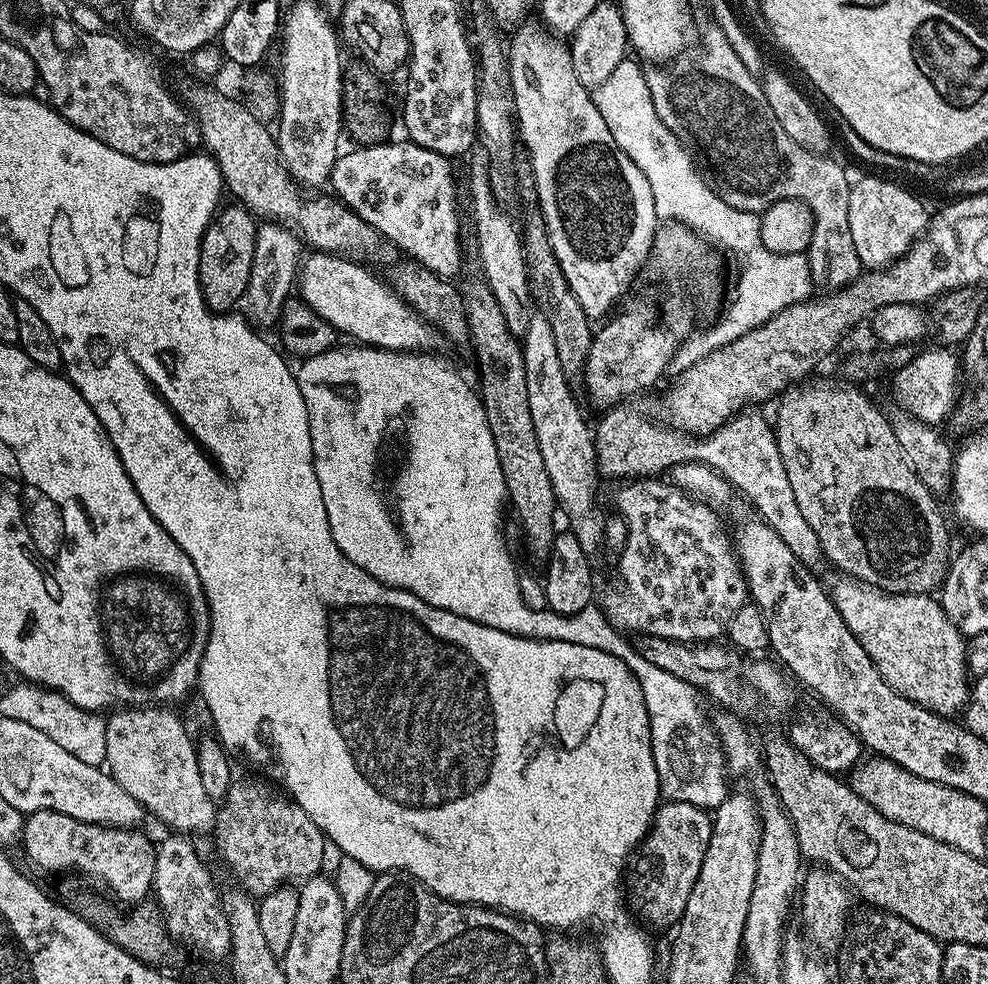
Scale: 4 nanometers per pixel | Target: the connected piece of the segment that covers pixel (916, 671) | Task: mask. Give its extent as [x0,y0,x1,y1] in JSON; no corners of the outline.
[830,578,970,718]

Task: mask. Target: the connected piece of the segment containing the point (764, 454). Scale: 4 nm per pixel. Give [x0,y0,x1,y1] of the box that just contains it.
[595,402,826,573]

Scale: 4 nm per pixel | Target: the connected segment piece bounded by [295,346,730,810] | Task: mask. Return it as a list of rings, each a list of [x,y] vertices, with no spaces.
[[[337,346],[331,348],[328,352],[323,352],[317,356],[309,356],[303,361],[304,364],[301,368],[295,369],[296,381],[298,386],[302,390],[302,398],[306,402],[306,414],[308,415],[308,421],[310,422],[310,442],[312,443],[312,449],[314,450],[314,474],[318,474],[318,486],[322,486],[322,502],[326,502],[326,514],[328,515],[328,521],[330,522],[330,534],[334,534],[334,542],[338,542],[338,550],[342,550],[342,554],[346,554],[346,558],[350,558],[350,562],[354,562],[354,566],[362,566],[362,570],[366,570],[366,574],[370,574],[374,578],[378,578],[378,582],[382,582],[386,586],[391,588],[401,588],[406,590],[410,594],[414,594],[418,598],[422,598],[422,602],[426,602],[430,606],[438,606],[442,610],[450,610],[450,614],[458,614],[462,618],[470,618],[470,622],[478,622],[482,626],[490,626],[494,630],[502,630],[506,634],[514,634],[515,636],[521,636],[522,638],[530,638],[531,640],[553,640],[554,642],[574,642],[574,646],[578,646],[581,650],[595,650],[597,652],[605,652],[610,654],[614,658],[618,658],[622,663],[626,665],[630,671],[636,675],[637,682],[640,683],[640,689],[642,690],[642,698],[646,702],[646,710],[648,711],[648,717],[650,718],[650,734],[652,735],[652,753],[654,754],[654,766],[658,770],[660,775],[660,794],[665,801],[677,800],[678,802],[690,802],[694,806],[705,808],[707,810],[714,810],[718,805],[725,800],[730,791],[730,773],[728,766],[724,758],[724,754],[718,754],[718,752],[706,752],[708,750],[708,740],[704,742],[692,742],[692,738],[684,738],[684,732],[680,728],[680,718],[676,716],[676,710],[682,706],[682,698],[684,696],[678,696],[682,690],[686,690],[686,682],[682,682],[682,678],[674,678],[674,674],[669,674],[668,671],[662,670],[662,666],[654,666],[654,662],[648,662],[646,658],[642,658],[642,654],[636,652],[635,643],[625,633],[619,632],[617,628],[612,625],[606,618],[603,607],[597,606],[595,603],[590,603],[586,606],[586,610],[580,610],[578,614],[570,614],[569,616],[560,616],[557,612],[549,610],[547,607],[541,606],[541,608],[531,608],[530,605],[524,601],[524,592],[520,589],[520,576],[516,573],[516,564],[512,561],[512,556],[508,552],[504,552],[504,532],[500,529],[500,503],[505,503],[506,500],[506,482],[504,481],[504,475],[502,474],[502,462],[498,458],[498,446],[494,446],[494,434],[490,434],[490,426],[486,422],[486,410],[484,409],[483,399],[475,387],[472,388],[467,384],[466,381],[460,377],[460,372],[451,364],[448,360],[443,360],[442,357],[436,356],[440,354],[433,354],[428,350],[421,350],[418,352],[405,352],[403,350],[395,352],[389,348],[373,348],[371,346],[352,346],[356,348],[343,348],[343,346]]]

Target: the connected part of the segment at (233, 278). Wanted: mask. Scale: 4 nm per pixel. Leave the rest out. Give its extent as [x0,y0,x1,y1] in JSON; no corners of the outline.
[200,204,257,314]

